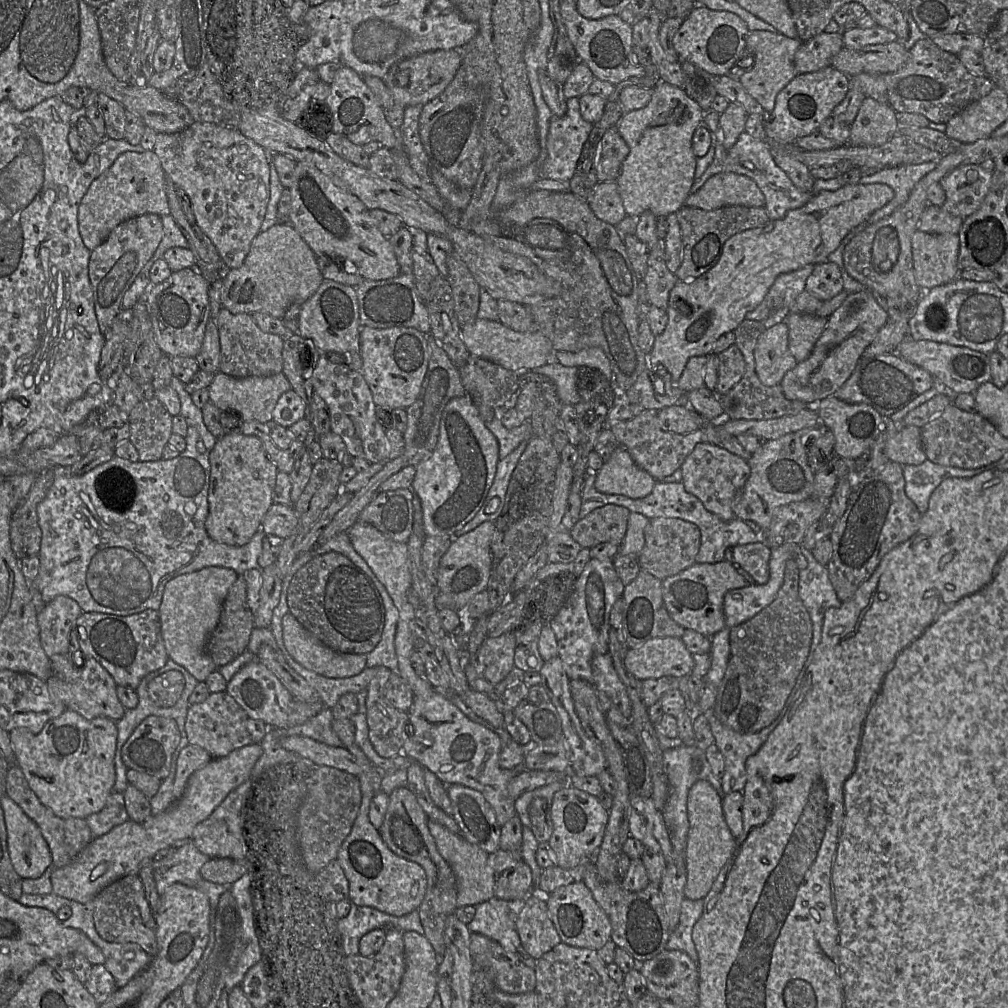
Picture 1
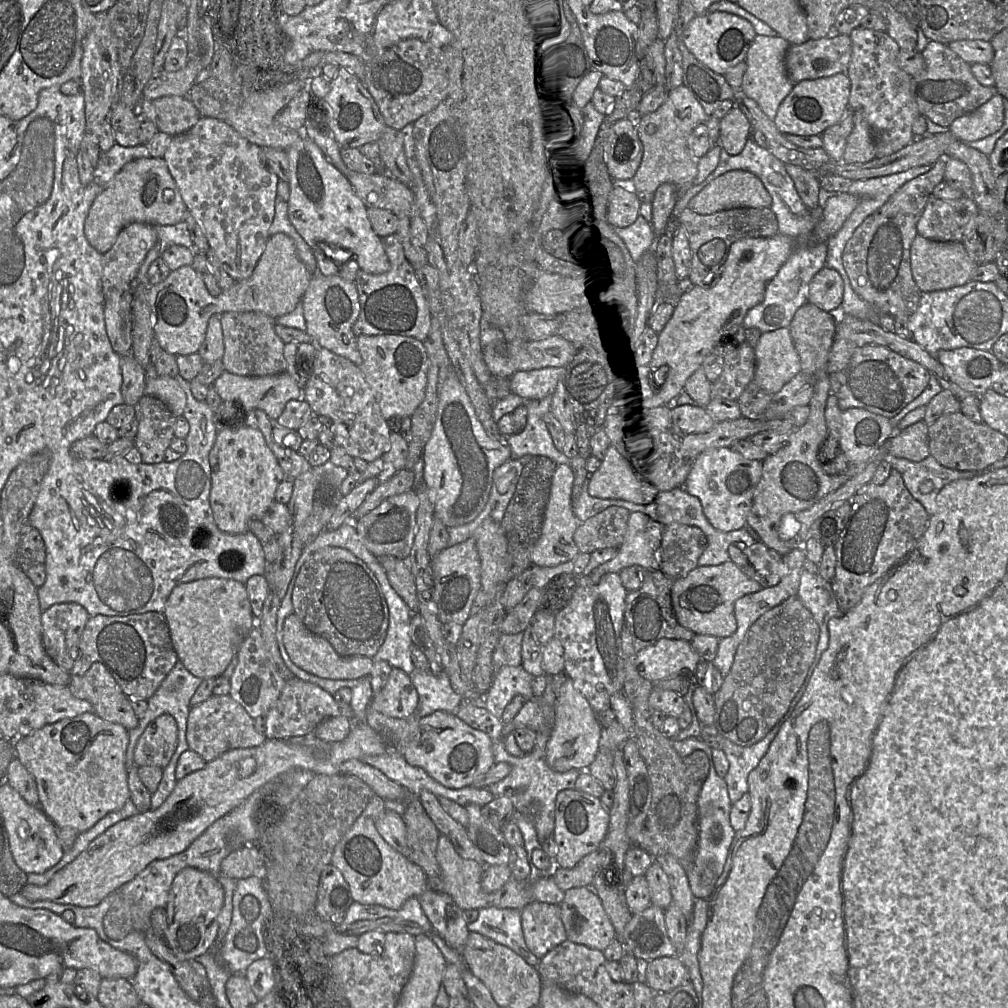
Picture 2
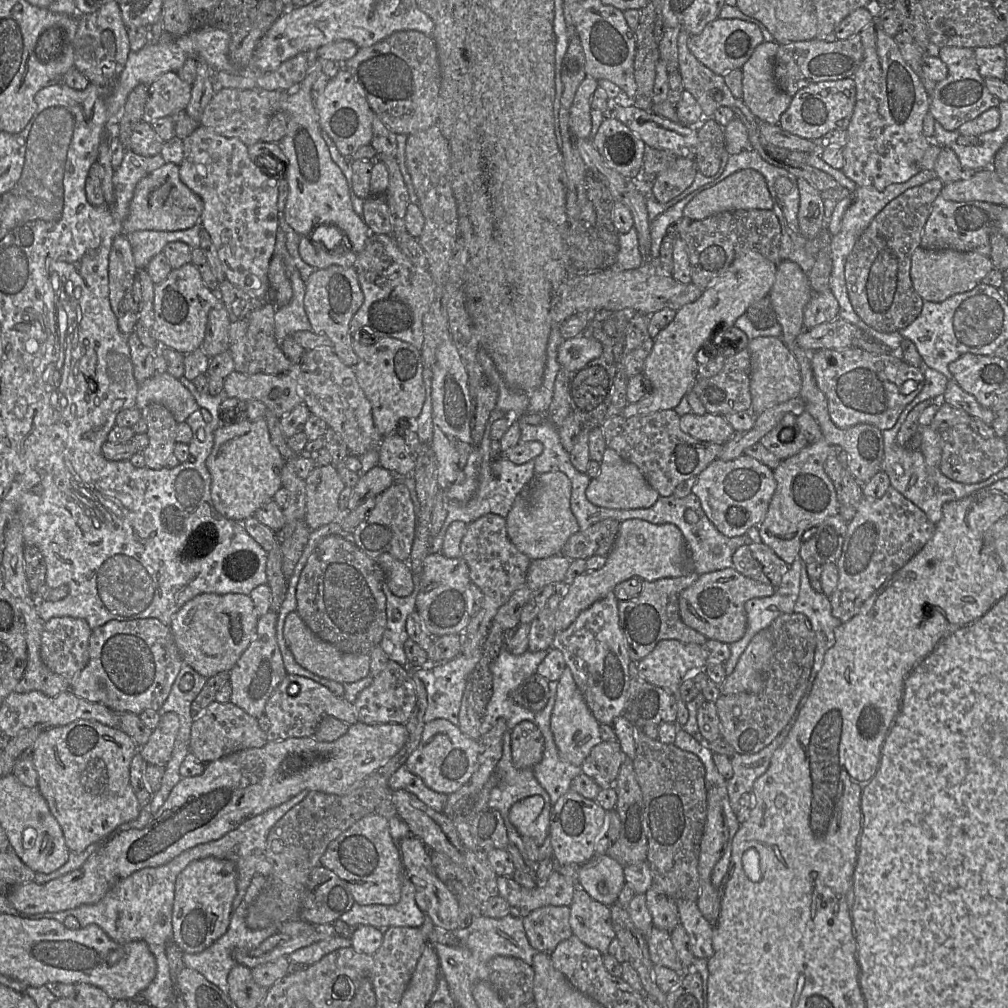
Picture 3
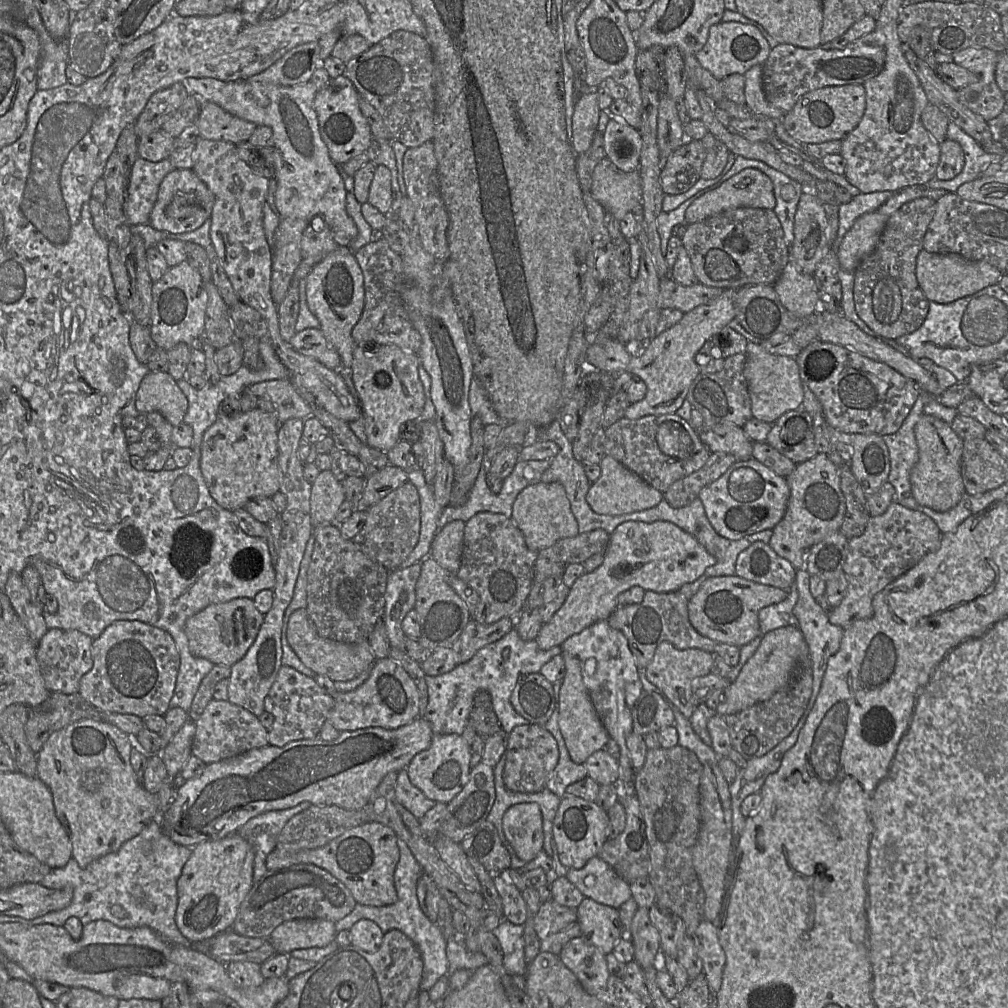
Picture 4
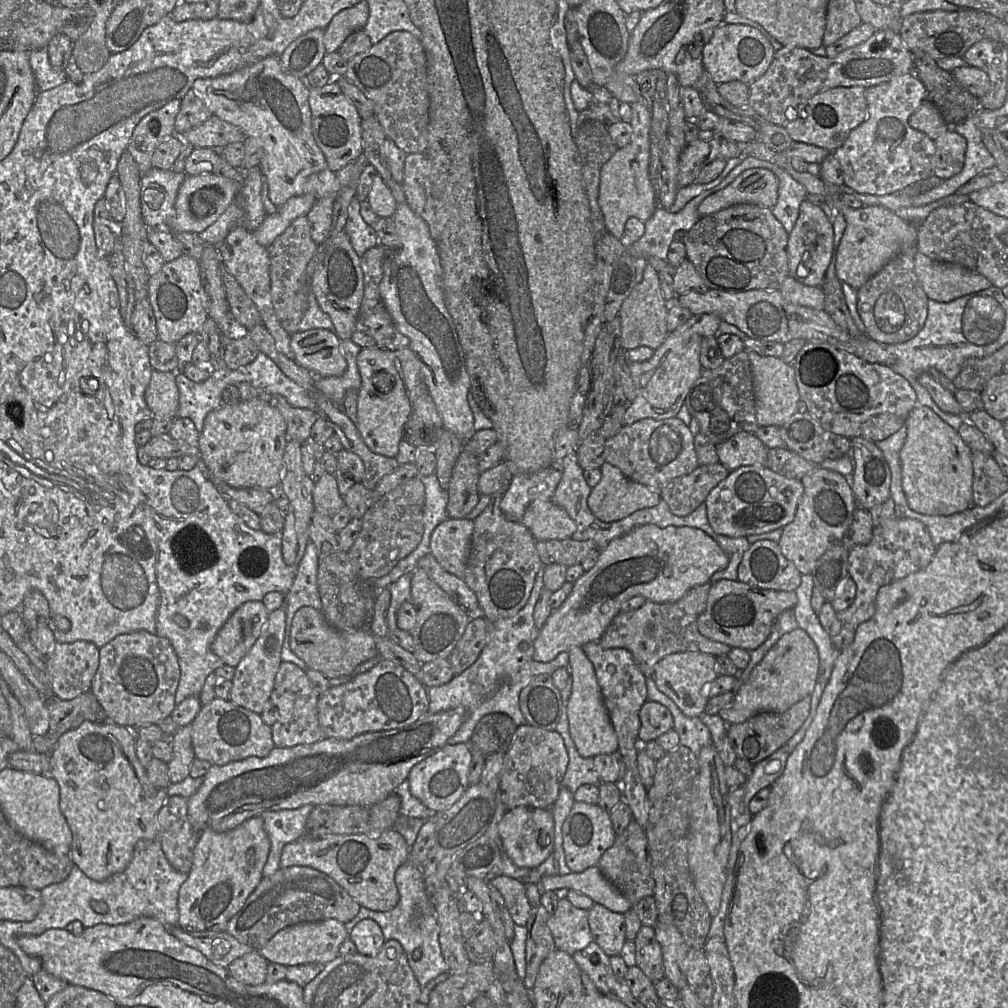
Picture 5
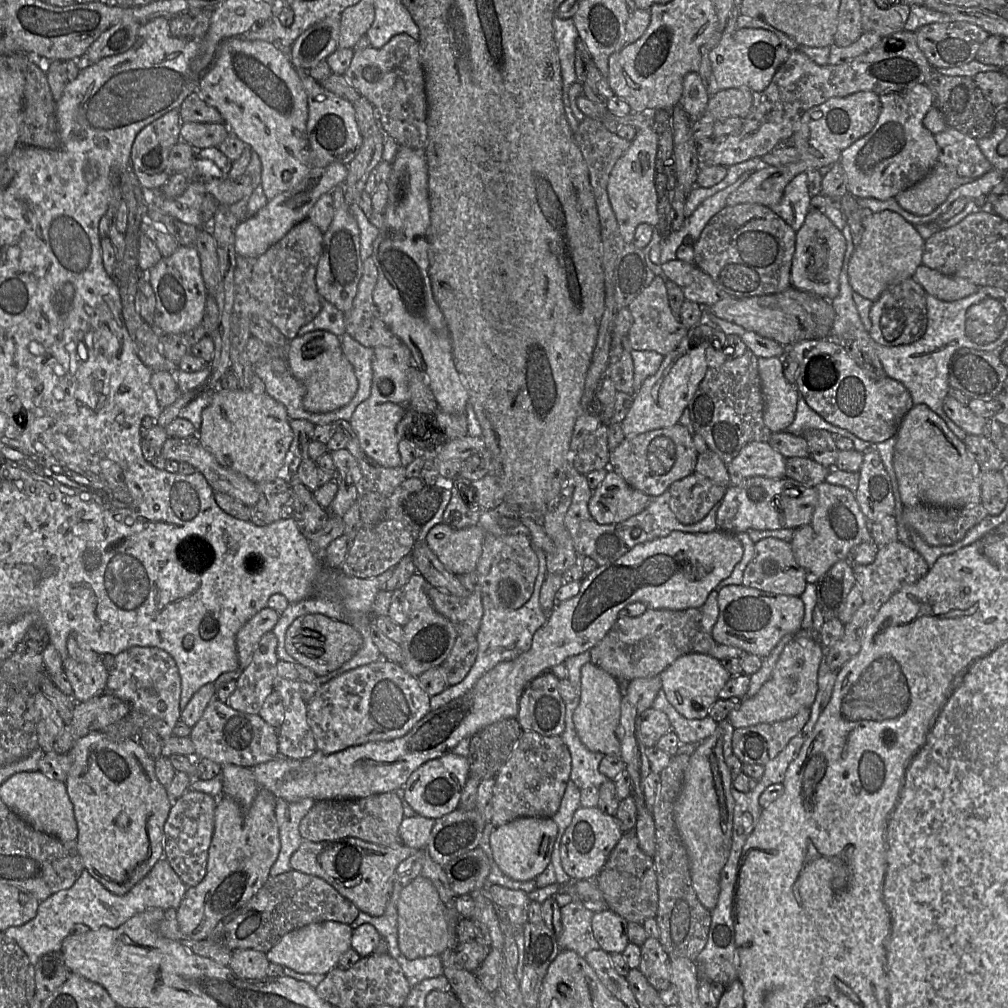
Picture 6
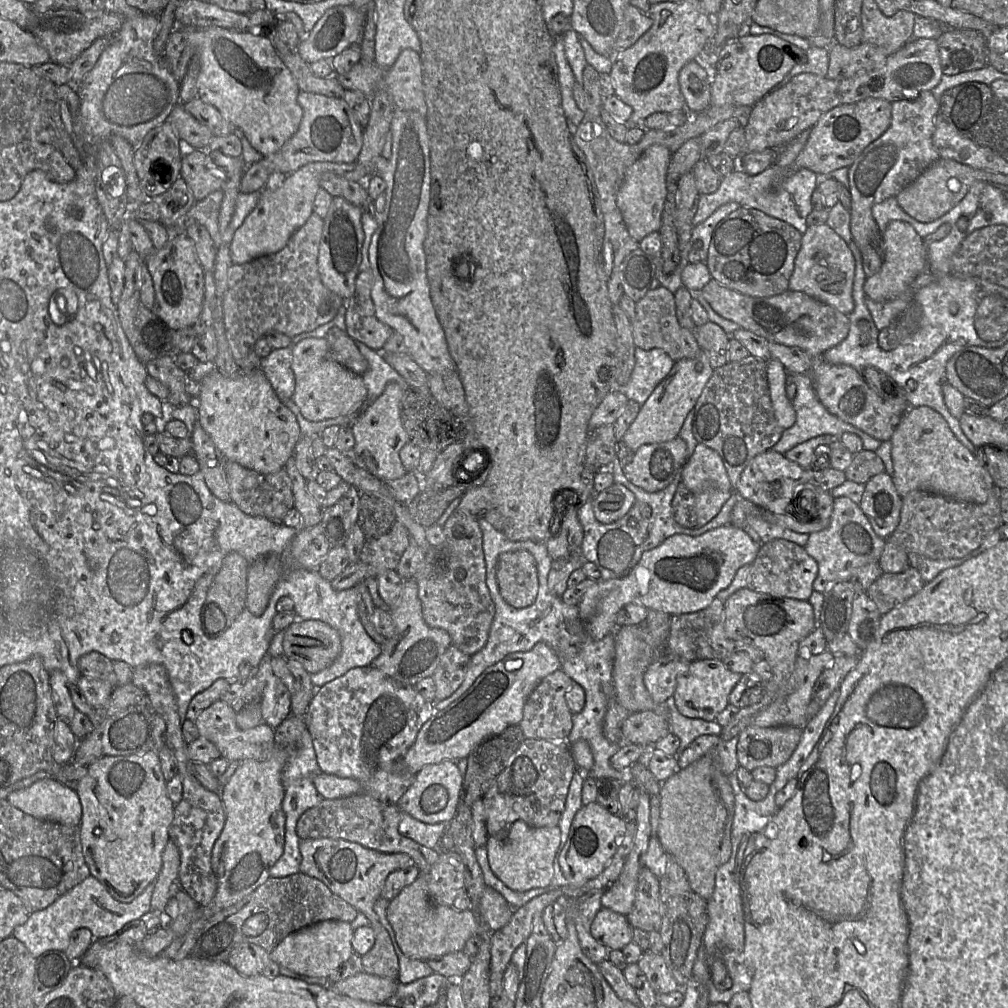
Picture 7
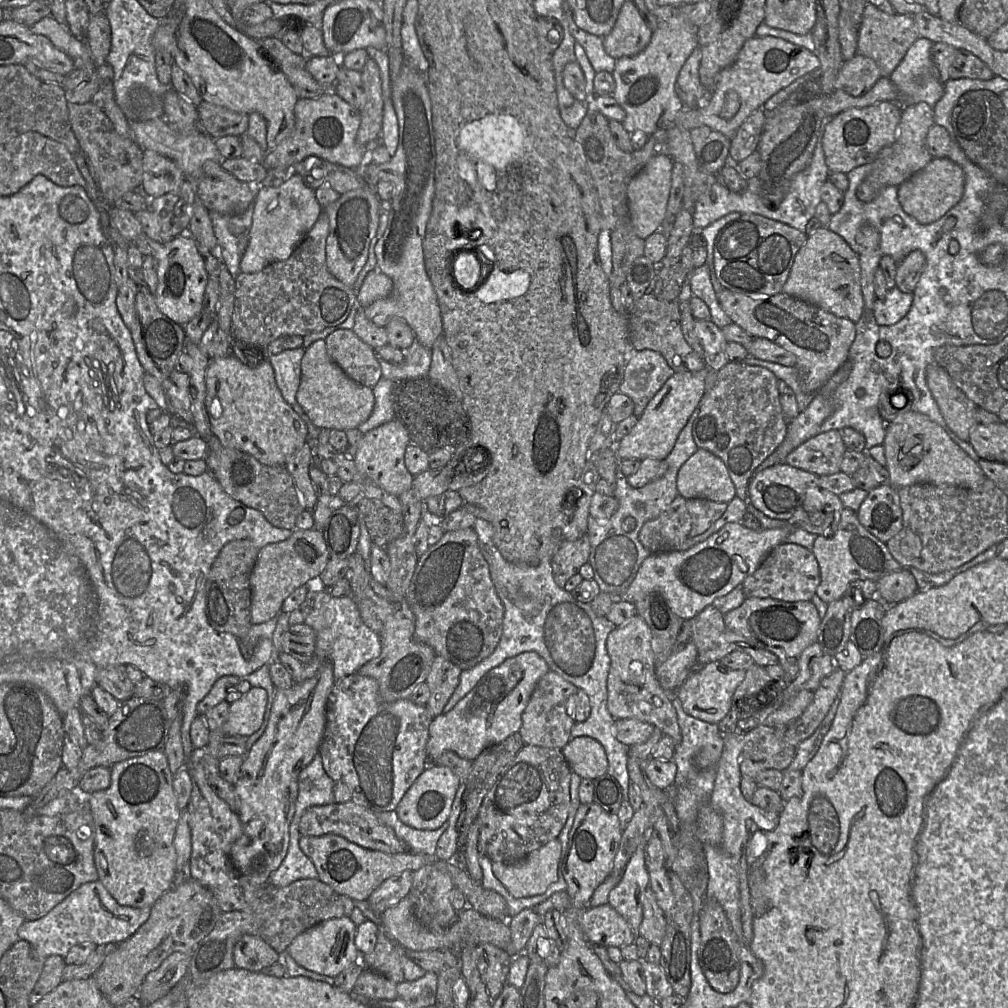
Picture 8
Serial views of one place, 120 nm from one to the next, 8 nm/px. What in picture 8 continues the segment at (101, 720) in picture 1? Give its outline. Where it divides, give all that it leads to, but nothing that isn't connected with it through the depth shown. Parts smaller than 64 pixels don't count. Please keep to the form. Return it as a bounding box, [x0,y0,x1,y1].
[82,750,183,907]

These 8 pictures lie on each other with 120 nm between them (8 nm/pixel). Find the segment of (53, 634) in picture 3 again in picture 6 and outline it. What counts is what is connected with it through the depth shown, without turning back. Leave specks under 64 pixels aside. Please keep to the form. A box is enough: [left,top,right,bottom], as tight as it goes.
[62,657,108,702]

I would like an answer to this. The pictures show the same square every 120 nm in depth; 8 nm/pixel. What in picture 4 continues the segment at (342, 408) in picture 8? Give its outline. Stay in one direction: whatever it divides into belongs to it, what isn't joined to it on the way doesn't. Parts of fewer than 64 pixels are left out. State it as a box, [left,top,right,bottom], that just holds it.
[290,328,341,370]

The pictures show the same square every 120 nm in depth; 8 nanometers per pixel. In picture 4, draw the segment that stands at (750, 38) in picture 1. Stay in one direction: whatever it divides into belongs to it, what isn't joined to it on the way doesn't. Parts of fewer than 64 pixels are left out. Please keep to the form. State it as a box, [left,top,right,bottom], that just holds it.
[745,65,785,119]

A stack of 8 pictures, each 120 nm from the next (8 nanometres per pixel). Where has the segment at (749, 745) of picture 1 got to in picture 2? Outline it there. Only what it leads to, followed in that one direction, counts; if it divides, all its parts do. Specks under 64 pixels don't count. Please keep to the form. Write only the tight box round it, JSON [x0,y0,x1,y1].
[721,712,792,804]

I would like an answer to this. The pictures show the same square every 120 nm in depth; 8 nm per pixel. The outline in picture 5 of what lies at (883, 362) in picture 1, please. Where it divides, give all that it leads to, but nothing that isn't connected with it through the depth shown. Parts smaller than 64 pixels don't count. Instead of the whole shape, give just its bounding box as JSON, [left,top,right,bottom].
[794,342,916,442]

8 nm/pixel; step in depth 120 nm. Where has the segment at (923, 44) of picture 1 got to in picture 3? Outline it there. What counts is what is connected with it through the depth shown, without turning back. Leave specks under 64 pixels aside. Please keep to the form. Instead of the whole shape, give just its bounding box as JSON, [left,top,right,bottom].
[929,47,1001,131]

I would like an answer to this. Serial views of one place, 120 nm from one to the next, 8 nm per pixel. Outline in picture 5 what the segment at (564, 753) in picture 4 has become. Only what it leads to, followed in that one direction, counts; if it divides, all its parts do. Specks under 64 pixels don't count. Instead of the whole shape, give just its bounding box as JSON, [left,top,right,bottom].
[555,678,601,794]

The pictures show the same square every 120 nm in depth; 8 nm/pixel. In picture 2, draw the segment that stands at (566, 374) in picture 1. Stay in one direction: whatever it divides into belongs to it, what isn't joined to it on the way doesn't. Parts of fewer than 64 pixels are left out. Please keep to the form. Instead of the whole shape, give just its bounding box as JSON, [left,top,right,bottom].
[510,367,567,400]

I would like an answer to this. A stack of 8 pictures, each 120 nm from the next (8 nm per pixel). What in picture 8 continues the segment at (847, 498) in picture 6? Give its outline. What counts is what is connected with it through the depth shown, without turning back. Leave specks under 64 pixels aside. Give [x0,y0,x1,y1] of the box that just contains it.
[814,507,903,603]

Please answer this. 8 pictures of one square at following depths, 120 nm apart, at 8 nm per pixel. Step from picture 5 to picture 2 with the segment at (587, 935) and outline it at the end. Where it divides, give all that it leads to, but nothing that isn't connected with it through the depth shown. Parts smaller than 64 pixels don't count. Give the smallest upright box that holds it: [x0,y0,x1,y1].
[520,901,567,959]

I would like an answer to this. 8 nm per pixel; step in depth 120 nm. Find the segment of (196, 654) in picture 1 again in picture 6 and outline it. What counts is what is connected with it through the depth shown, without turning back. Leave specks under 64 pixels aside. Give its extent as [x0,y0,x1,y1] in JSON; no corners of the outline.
[236,608,280,669]

